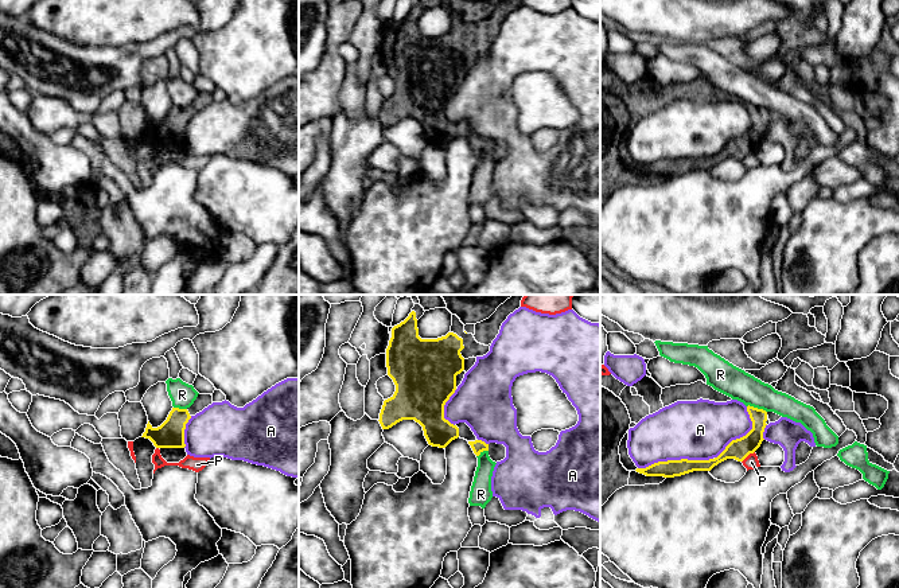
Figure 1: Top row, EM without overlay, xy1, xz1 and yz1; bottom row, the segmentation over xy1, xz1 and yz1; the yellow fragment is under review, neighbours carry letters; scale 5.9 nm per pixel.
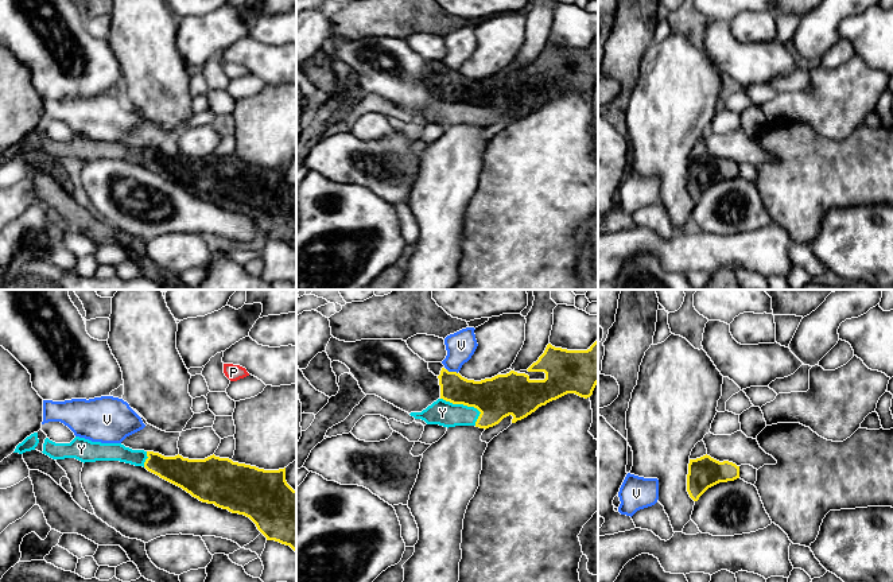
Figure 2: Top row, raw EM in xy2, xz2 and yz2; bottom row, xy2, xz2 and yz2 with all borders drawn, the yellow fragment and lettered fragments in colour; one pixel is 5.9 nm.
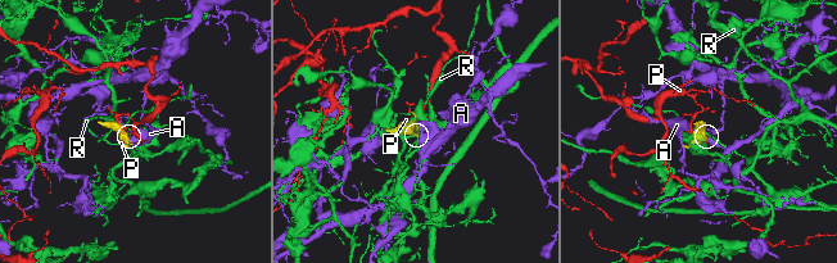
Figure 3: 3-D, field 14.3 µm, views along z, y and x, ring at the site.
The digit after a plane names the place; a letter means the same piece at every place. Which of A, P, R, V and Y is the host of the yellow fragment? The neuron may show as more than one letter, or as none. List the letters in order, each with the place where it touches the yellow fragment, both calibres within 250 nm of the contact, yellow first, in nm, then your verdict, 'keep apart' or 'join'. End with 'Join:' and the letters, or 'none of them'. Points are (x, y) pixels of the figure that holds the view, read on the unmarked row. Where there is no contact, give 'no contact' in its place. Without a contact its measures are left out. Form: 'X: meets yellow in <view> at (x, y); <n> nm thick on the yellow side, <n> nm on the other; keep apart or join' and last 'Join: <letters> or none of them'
A: meets yellow in yz1 at (674, 159); 110 nm thick on the yellow side, 360 nm on the other; keep apart
P: meets yellow in yz1 at (747, 154); 120 nm thick on the yellow side, 90 nm on the other; keep apart
R: meets yellow in yz1 at (757, 106); 120 nm thick on the yellow side, 180 nm on the other; keep apart
V: meets yellow in xz2 at (451, 70); 190 nm thick on the yellow side, 170 nm on the other; keep apart
Y: meets yellow in xz2 at (466, 103); 260 nm thick on the yellow side, 150 nm on the other; join
Join: Y

